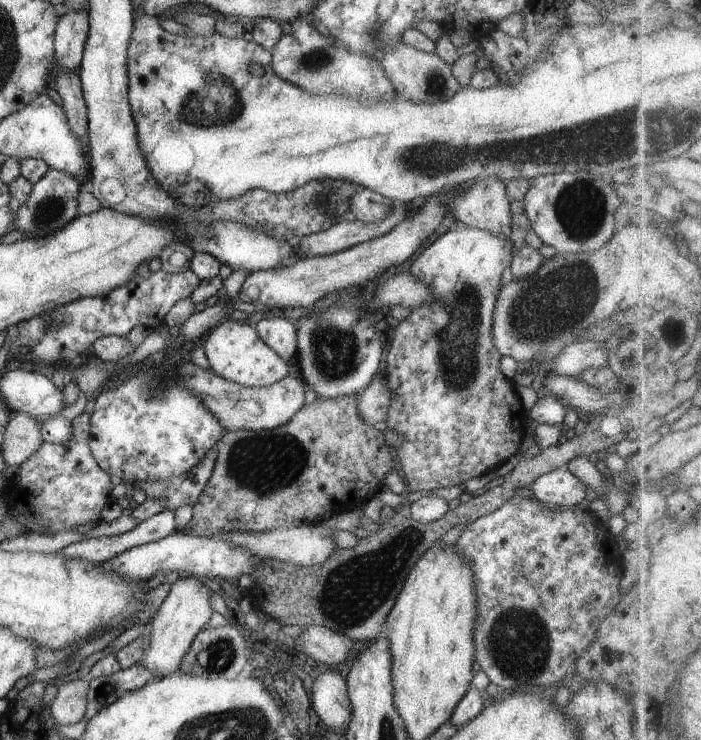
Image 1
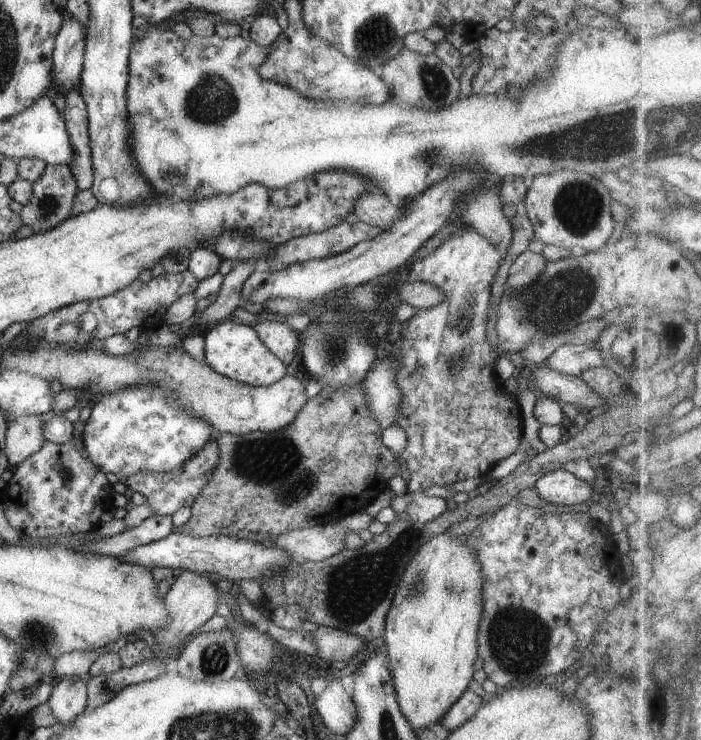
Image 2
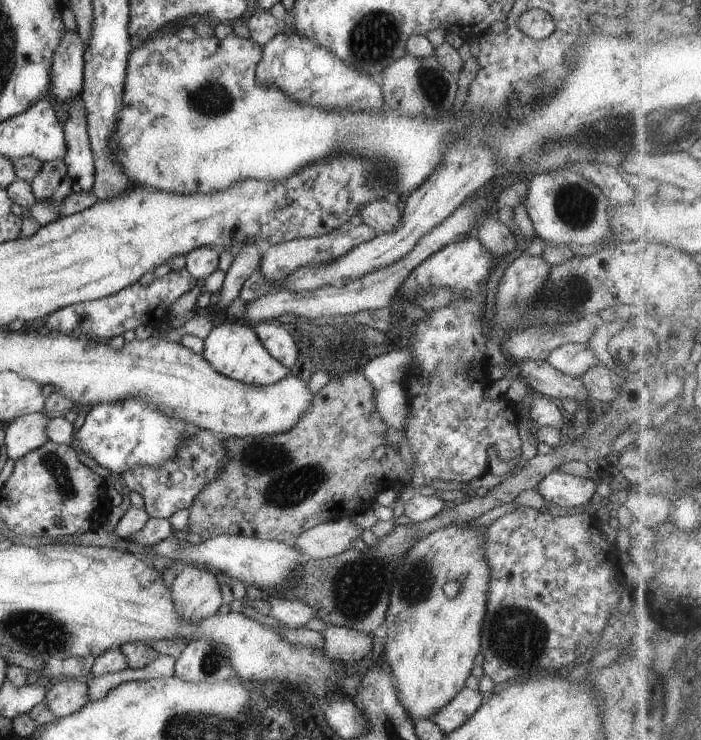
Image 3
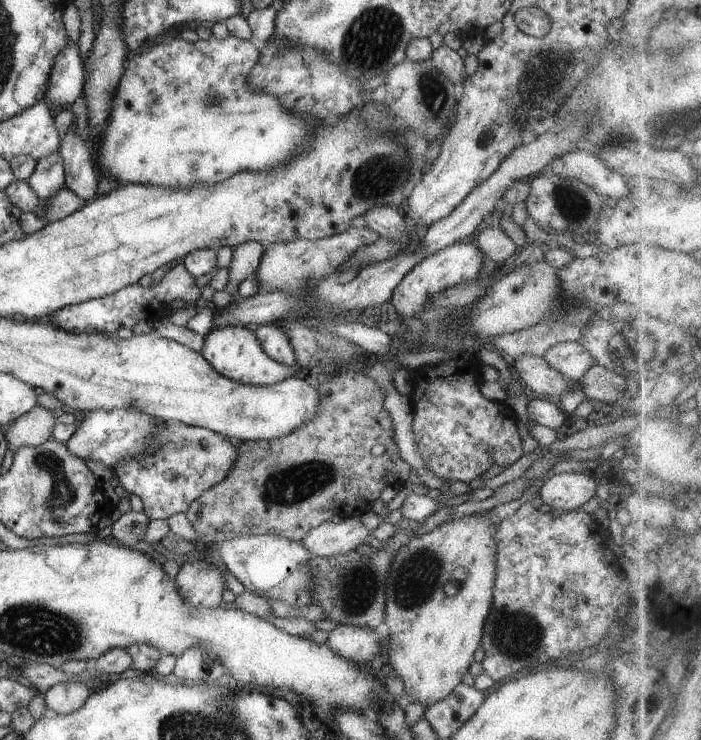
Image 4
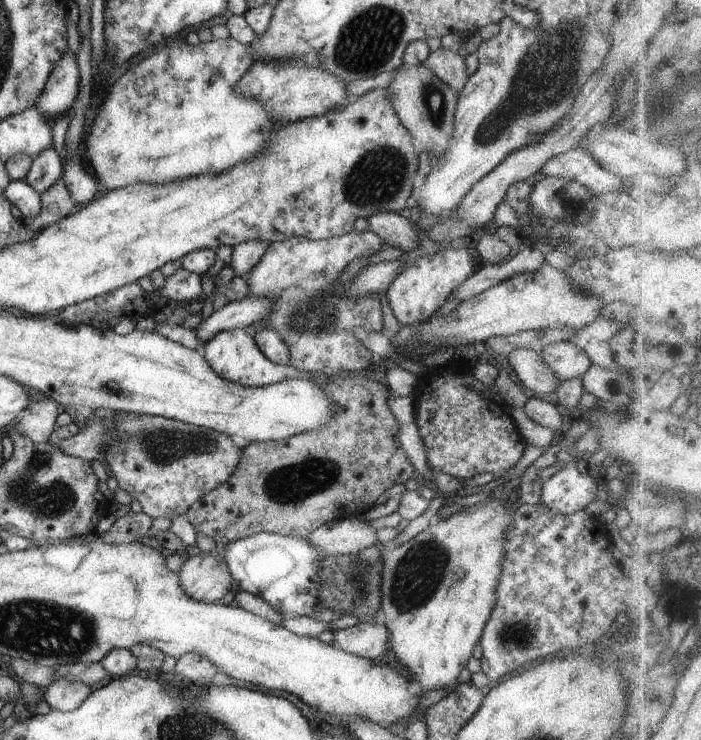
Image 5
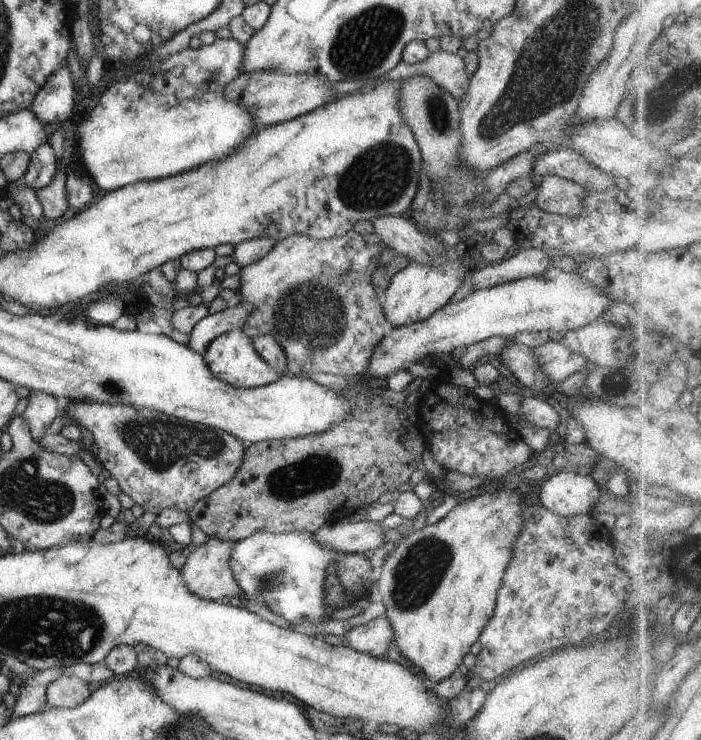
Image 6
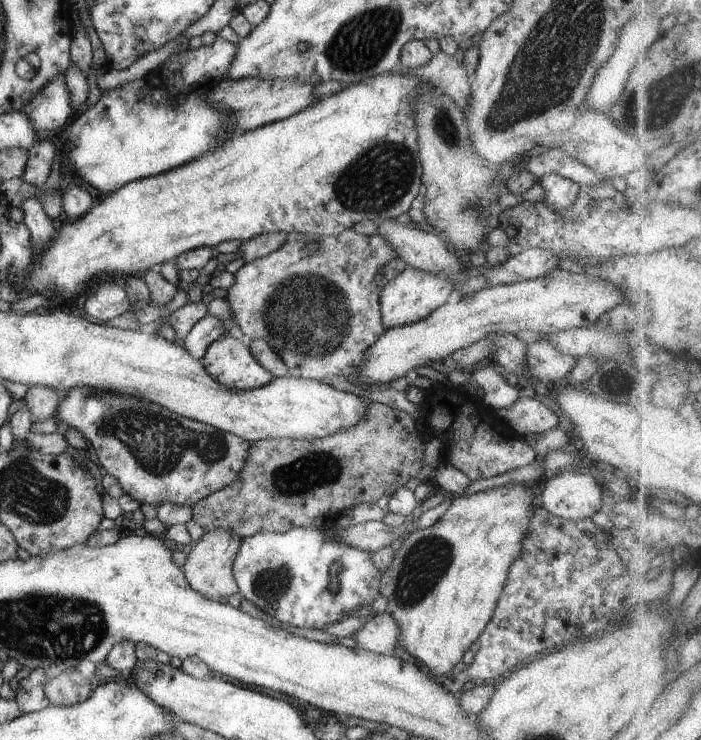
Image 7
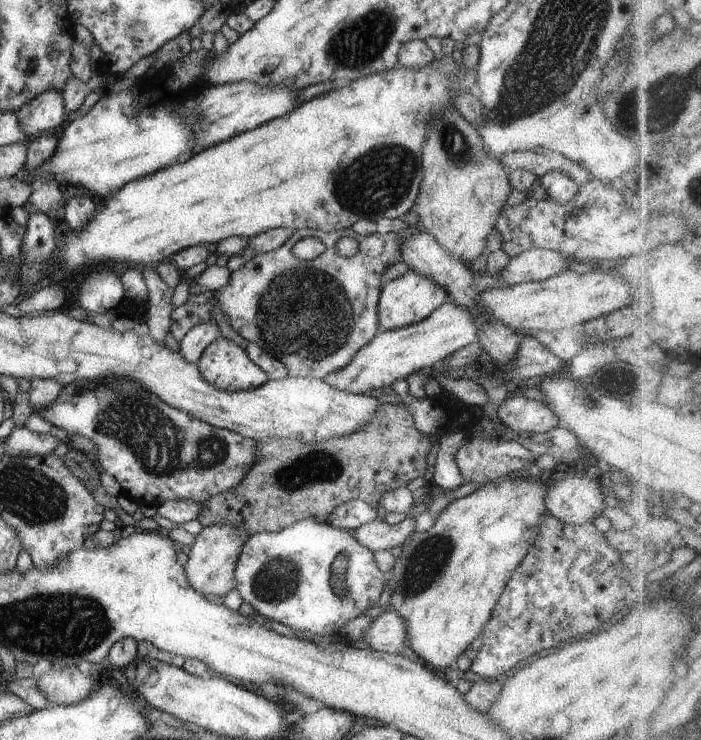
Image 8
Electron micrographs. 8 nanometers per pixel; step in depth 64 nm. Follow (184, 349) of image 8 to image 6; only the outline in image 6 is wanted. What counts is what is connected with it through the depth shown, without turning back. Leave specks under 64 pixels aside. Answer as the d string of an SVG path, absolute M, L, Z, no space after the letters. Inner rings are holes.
M238 303L235 306L228 306L226 310L214 314L206 314L198 324L189 332L188 348L204 356L208 345L221 334L226 334L231 330L240 330L242 324L246 322L246 316L250 316L253 308L248 304Z

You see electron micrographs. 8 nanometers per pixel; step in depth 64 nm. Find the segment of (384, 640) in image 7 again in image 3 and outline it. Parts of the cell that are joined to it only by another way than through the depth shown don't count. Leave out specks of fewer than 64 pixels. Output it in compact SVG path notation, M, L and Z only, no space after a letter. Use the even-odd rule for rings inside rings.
M328 626L322 631L324 636L323 650L338 662L362 660L373 650L373 635L364 634L352 628Z

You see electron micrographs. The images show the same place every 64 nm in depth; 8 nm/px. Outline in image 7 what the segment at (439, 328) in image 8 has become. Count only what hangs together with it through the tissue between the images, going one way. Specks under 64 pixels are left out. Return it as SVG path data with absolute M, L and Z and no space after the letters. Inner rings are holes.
M560 268L552 270L548 276L536 280L525 280L509 285L492 285L480 291L472 292L468 298L461 299L456 304L442 304L424 320L406 326L390 328L390 330L385 329L382 336L379 336L378 340L366 350L366 356L364 356L360 368L354 368L354 372L348 374L345 380L361 388L384 387L388 386L389 382L402 378L402 376L411 377L416 368L444 360L446 356L453 354L458 349L464 349L481 341L488 334L508 332L508 334L516 335L520 331L532 331L546 335L580 327L590 327L603 314L624 303L625 298L622 290L616 288L608 280L602 280L598 276L588 276L585 273L573 273Z

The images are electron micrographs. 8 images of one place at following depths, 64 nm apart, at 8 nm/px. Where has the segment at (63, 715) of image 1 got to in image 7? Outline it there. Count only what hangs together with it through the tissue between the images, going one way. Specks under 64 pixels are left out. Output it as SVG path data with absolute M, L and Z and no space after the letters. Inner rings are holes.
M68 666L60 675L46 681L44 692L50 705L70 706L86 700L92 692L90 687L90 681L75 666Z

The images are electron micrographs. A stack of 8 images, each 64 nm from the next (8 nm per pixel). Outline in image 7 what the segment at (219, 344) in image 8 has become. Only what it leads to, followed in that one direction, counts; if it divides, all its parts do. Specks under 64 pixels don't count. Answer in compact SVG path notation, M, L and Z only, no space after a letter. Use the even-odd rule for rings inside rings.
M237 332L219 336L201 358L206 372L226 388L248 390L260 388L274 378L254 360L250 348Z

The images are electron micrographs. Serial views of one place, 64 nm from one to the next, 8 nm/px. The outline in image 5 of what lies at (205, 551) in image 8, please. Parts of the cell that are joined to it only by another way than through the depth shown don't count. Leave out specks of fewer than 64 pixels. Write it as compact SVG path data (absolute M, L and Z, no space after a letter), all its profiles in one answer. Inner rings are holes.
M218 545L212 552L200 552L196 556L186 556L186 561L181 567L180 572L177 572L182 588L186 590L186 594L198 602L214 603L221 600L229 592L233 592L233 586L236 582L230 574L230 570L224 560L224 554L226 554L226 546Z

